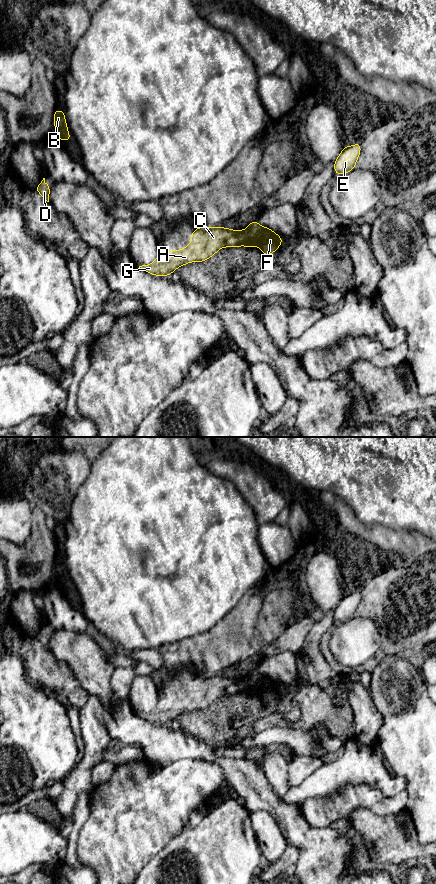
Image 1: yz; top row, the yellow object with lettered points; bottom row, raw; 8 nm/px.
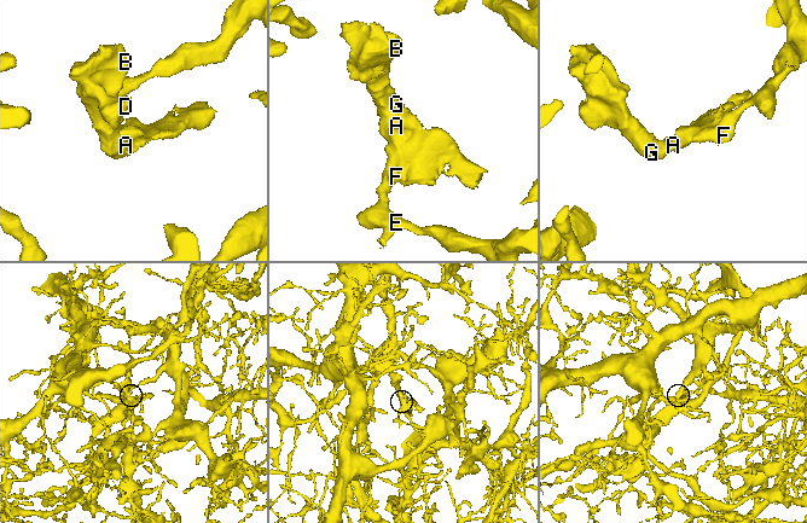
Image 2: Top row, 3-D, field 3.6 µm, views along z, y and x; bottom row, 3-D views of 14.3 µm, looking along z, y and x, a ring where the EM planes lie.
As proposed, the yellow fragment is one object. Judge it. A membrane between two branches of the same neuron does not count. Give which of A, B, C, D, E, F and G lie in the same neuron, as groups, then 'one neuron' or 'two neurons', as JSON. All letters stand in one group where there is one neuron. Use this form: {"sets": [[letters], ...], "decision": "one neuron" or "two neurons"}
{"sets": [["A", "B", "C", "D", "G"], ["E", "F"]], "decision": "two neurons"}

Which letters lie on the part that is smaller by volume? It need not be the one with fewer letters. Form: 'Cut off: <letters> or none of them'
Cut off: A, B, C, D, G

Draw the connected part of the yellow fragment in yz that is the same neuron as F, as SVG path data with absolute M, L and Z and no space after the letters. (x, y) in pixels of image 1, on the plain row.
M268 675L259 679L244 677L225 690L225 695L259 695L264 704L276 700L284 688Z

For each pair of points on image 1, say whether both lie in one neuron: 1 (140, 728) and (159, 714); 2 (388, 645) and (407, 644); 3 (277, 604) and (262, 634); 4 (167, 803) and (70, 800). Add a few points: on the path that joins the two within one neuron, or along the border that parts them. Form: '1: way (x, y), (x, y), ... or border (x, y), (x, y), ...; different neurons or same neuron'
1: border (138, 715), (151, 722), (160, 724); different neurons
2: way (393, 644), (402, 644); same neuron
3: way (277, 611), (269, 627); same neuron
4: border (95, 787), (89, 795); different neurons

